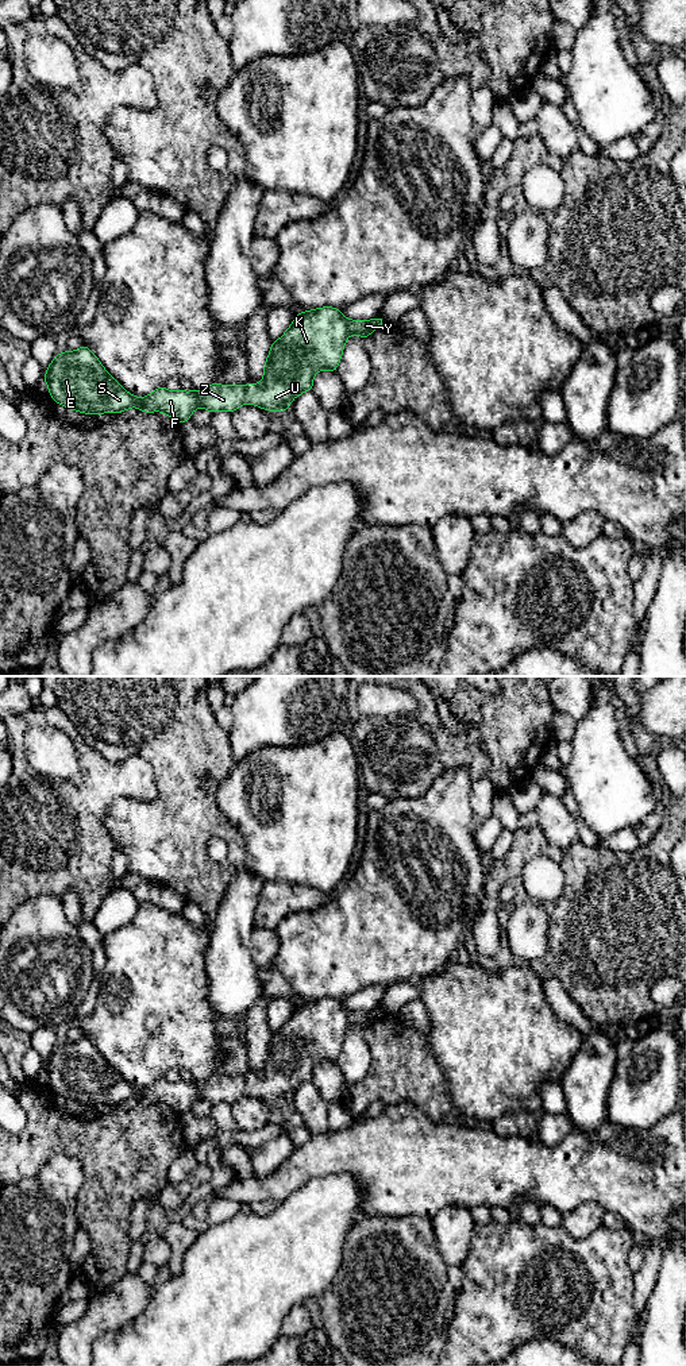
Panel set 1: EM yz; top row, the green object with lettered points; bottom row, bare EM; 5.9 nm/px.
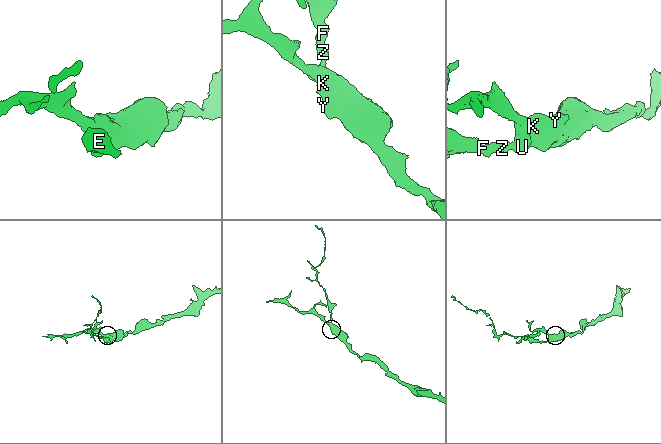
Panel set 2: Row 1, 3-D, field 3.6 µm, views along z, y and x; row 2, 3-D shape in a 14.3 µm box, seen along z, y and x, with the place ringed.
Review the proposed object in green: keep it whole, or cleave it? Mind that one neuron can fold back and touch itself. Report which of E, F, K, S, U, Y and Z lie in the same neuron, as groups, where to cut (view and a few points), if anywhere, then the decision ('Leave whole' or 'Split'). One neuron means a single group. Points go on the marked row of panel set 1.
Groups: E F K S U Y Z. No split. Leave whole

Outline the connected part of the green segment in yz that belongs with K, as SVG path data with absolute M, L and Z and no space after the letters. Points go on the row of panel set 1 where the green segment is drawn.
M323 306L296 313L293 323L285 333L271 342L267 359L263 366L262 382L255 385L248 382L242 385L219 385L212 382L204 390L169 391L166 386L159 386L144 398L128 393L100 363L99 358L88 346L81 346L76 351L57 354L45 373L45 382L49 395L66 409L84 414L117 413L139 408L139 412L162 412L177 422L190 421L190 414L203 408L211 413L230 412L239 409L244 404L262 408L269 412L286 412L292 401L309 390L313 390L313 377L321 370L336 373L342 354L350 335L359 335L363 340L386 320L379 316L371 320L348 320L338 308Z

